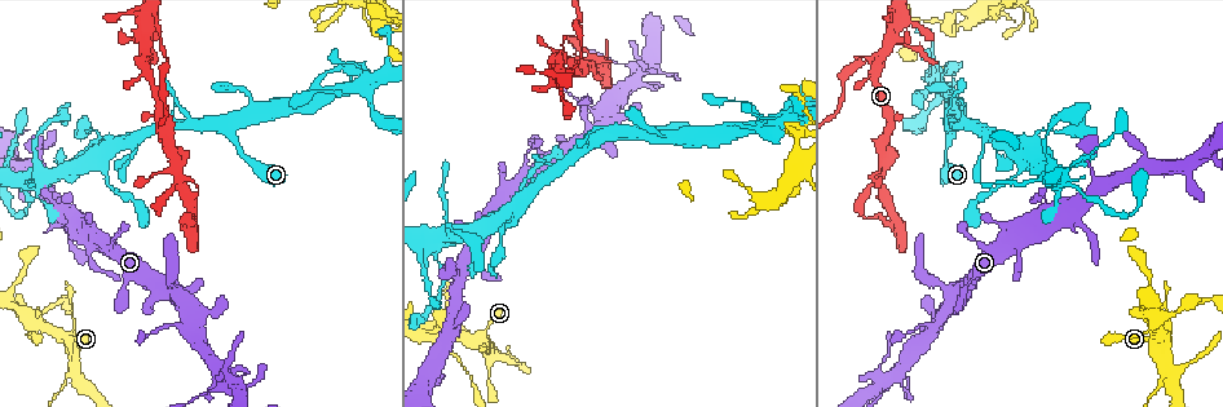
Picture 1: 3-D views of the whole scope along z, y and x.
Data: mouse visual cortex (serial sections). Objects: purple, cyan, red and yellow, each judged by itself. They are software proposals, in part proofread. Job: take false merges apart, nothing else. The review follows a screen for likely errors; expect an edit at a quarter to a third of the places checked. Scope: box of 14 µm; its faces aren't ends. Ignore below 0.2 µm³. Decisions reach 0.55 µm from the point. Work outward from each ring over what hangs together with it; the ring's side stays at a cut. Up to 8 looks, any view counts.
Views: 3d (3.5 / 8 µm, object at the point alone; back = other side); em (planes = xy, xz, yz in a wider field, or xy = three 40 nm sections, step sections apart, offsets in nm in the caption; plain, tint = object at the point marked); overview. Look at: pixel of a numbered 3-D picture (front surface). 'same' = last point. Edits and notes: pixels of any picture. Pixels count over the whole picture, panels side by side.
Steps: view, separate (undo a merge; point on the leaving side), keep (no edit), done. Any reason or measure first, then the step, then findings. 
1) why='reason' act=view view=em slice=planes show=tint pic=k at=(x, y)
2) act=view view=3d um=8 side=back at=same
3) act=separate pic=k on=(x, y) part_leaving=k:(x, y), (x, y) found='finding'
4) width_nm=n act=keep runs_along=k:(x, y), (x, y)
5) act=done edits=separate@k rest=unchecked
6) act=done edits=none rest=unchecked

why='sudden change in width' act=view view=3d um=3.5 side=back pic=1 at=(156, 23)

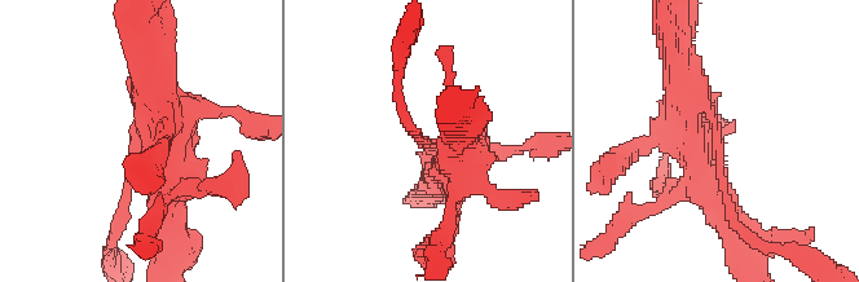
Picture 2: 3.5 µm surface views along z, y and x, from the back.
arm_widths_nm=100,450 act=view view=em slice=xy step=3 show=tint pic=2 at=(140, 139)

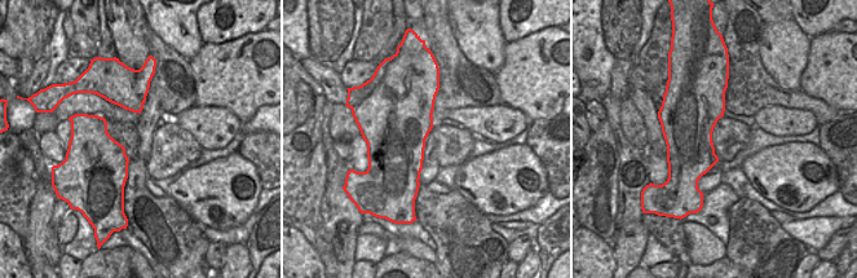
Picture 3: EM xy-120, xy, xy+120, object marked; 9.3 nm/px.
width_nm=500 act=separate pic=2 on=(245, 120) part_leaving=2:(683, 113), (709, 113), (726, 193) found='a second cell is stuck on'

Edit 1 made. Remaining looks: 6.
why='sudden change in width' act=view view=3d um=3.5 pic=1 at=(663, 127)

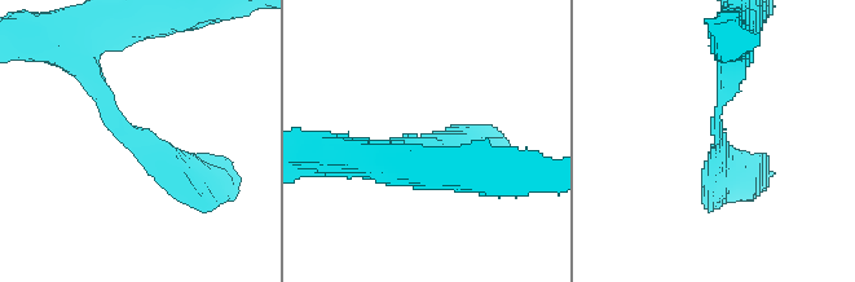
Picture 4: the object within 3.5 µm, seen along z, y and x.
why='need the tissue' act=view view=em slice=xy step=2 show=tint pic=4 at=(134, 137)

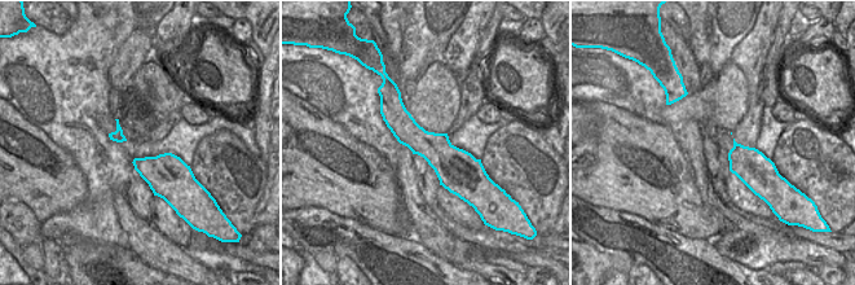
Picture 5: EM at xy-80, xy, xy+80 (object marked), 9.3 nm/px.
act=keep runs_along=4:(203, 180), (151, 151), (84, 67) found='one cell here'

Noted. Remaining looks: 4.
why='sudden change in width' act=view view=em slice=xy step=1 show=tint pic=1 at=(19, 189)

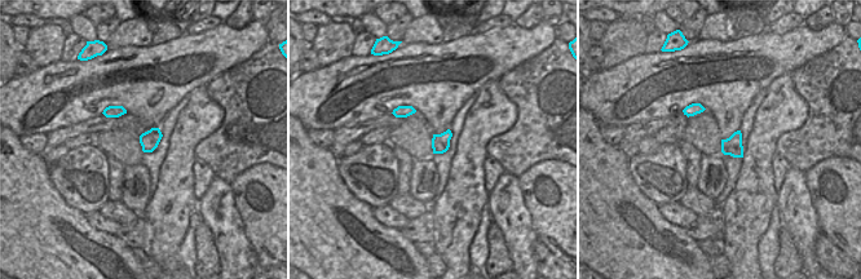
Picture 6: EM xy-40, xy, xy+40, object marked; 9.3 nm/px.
why='see where the arms go' act=view view=3d um=3.5 at=same

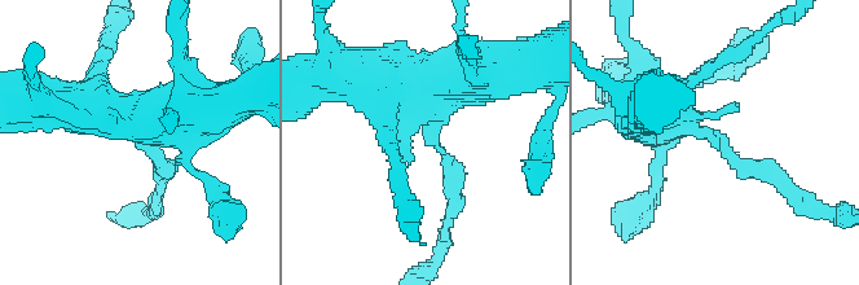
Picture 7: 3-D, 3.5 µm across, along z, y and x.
act=keep runs_along=7:(648, 117), (685, 121), (745, 169), (778, 176) found='all the same cell'

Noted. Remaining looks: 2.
act=done edits=separate@2 rest=unchecked

